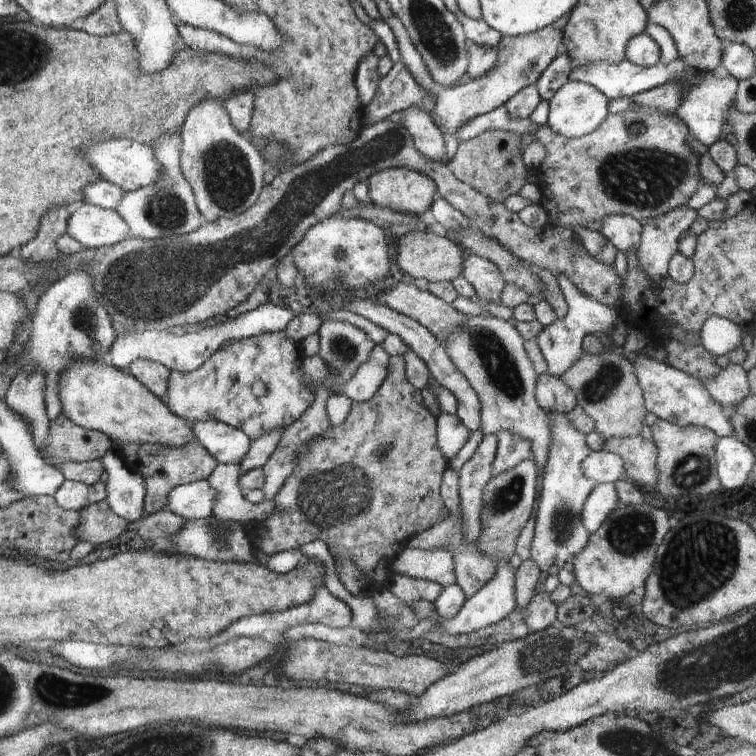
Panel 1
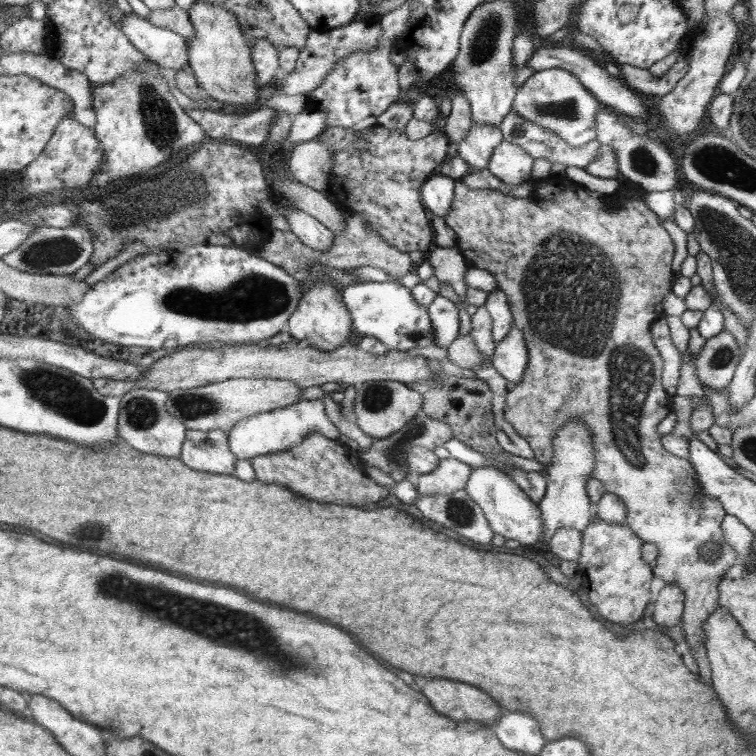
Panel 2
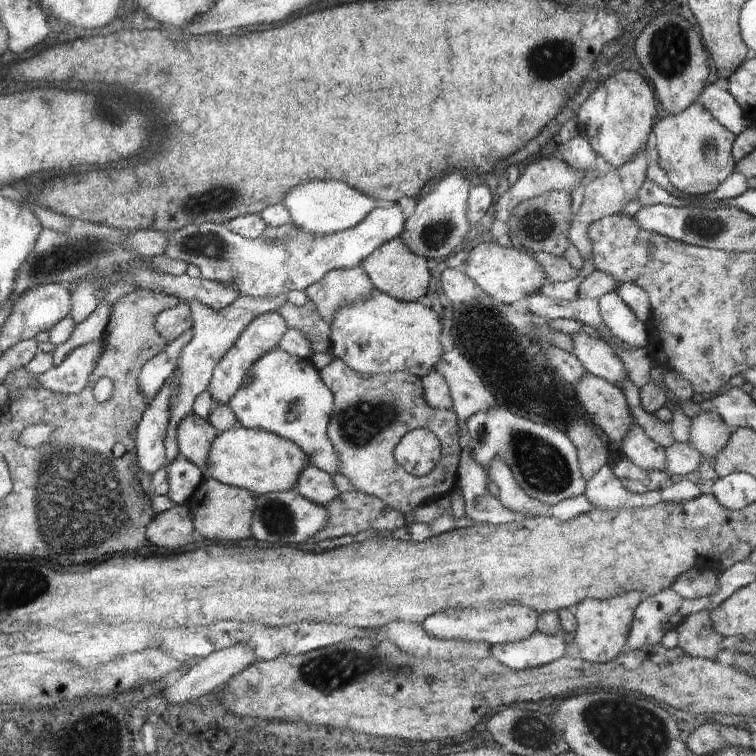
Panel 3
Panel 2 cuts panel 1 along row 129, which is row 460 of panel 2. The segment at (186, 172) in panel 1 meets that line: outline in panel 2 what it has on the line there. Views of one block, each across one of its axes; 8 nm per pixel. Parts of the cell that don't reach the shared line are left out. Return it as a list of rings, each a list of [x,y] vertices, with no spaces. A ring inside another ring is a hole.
[[[187,429],[179,459],[192,470],[232,475],[237,458],[230,450],[226,432]]]

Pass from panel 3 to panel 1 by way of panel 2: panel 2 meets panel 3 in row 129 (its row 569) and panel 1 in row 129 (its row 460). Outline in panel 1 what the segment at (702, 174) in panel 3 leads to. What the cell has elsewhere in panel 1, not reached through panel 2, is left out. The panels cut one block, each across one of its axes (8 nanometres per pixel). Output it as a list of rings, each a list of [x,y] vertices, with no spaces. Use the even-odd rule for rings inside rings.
[[[624,111],[608,116],[602,121],[602,124],[591,133],[578,138],[568,138],[564,135],[554,132],[547,124],[538,126],[535,132],[535,140],[540,141],[547,150],[546,159],[543,163],[533,171],[538,177],[538,188],[541,190],[542,199],[541,205],[549,216],[549,224],[555,227],[569,228],[572,226],[583,226],[590,230],[599,231],[599,224],[606,215],[627,214],[633,216],[636,220],[653,219],[669,210],[686,206],[687,202],[694,196],[697,191],[697,186],[702,183],[702,175],[699,171],[699,154],[693,151],[687,143],[689,136],[689,128],[677,117],[676,113],[662,113],[656,111],[655,113],[645,113],[644,111]]]

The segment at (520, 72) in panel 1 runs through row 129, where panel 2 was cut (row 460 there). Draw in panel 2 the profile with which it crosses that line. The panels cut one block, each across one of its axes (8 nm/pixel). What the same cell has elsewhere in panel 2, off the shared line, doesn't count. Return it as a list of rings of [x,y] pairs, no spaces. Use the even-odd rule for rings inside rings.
[[[454,457],[438,461],[432,472],[419,475],[416,489],[423,494],[448,494],[465,488],[473,469]]]

